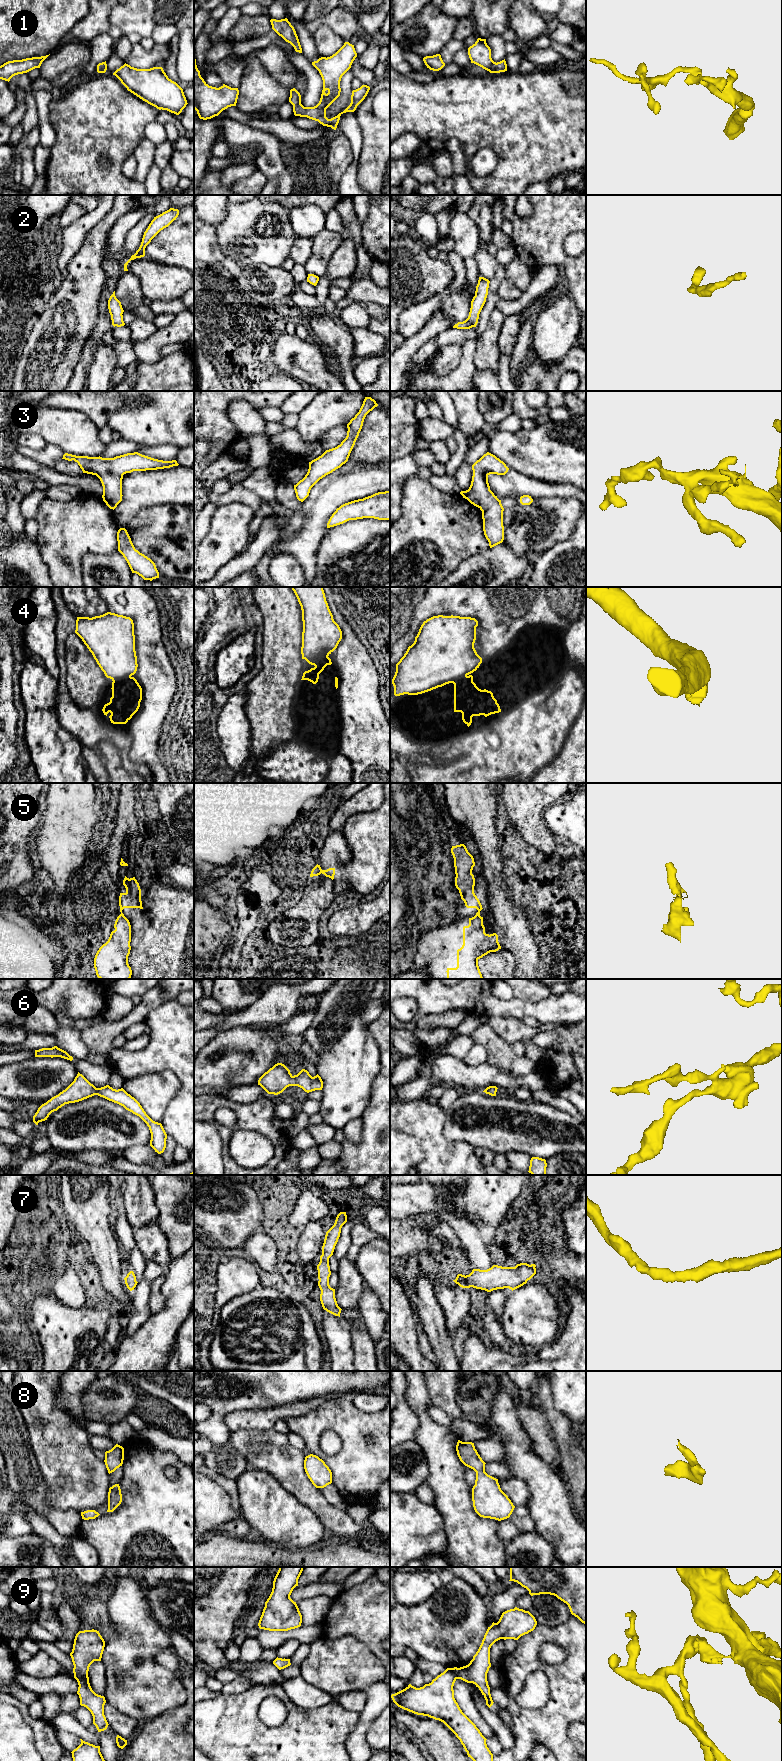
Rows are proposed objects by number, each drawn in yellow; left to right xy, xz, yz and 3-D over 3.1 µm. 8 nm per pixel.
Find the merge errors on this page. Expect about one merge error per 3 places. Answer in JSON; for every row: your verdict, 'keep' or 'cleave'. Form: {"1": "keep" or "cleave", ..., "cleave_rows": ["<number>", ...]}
{"1": "keep", "2": "keep", "3": "keep", "4": "cleave", "5": "cleave", "6": "keep", "7": "keep", "8": "keep", "9": "keep", "cleave_rows": ["4", "5"]}

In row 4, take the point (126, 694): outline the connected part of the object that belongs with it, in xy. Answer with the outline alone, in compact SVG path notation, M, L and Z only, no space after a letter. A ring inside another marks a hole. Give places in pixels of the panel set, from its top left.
M134 677L112 682L112 697L102 711L113 724L126 724L138 711L142 700L142 688Z

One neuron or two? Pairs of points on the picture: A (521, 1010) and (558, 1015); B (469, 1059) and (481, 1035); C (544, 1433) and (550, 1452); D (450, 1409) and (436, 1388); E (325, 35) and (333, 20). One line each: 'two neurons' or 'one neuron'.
A: one neuron
B: two neurons
C: one neuron
D: one neuron
E: two neurons

